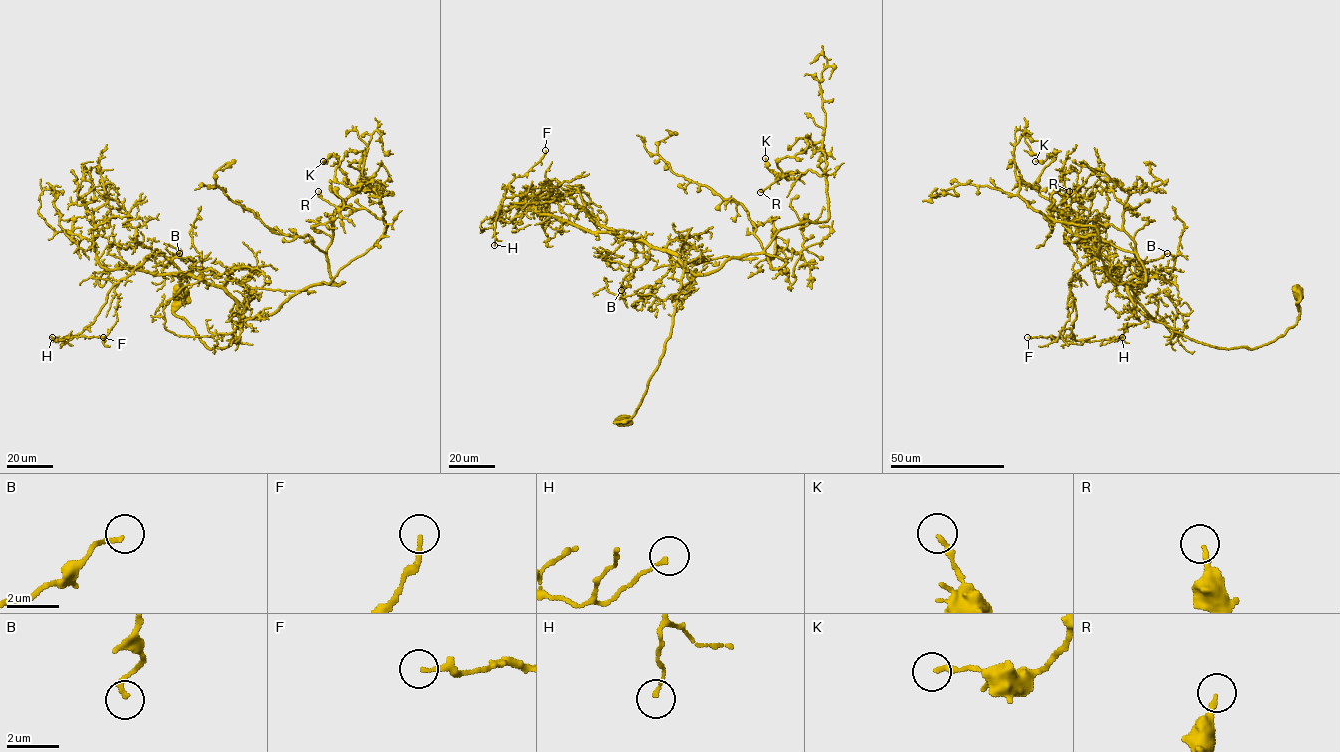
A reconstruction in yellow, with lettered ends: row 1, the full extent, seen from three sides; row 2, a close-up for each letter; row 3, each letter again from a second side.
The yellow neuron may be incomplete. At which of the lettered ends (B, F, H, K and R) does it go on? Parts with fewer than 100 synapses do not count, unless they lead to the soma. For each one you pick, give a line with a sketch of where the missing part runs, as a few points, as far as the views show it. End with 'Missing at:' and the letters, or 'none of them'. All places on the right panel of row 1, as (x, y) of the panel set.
Missing at: none of them

